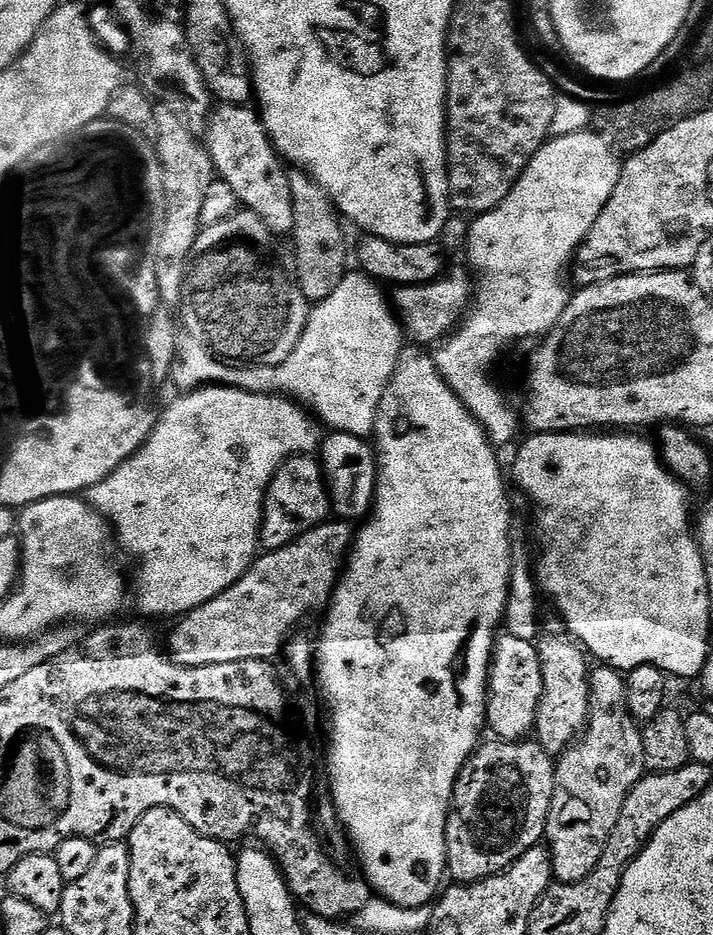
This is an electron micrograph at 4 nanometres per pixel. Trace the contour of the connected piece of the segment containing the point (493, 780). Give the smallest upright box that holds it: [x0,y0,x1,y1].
[446,738,556,885]

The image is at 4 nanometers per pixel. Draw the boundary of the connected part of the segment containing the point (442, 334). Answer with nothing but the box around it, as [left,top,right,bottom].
[390,267,474,346]

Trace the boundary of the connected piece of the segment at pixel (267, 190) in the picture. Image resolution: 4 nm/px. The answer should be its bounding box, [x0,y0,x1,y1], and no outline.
[206,104,294,238]

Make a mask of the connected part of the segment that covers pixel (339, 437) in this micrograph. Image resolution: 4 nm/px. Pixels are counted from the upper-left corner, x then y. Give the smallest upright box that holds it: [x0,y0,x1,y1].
[318,431,376,522]

